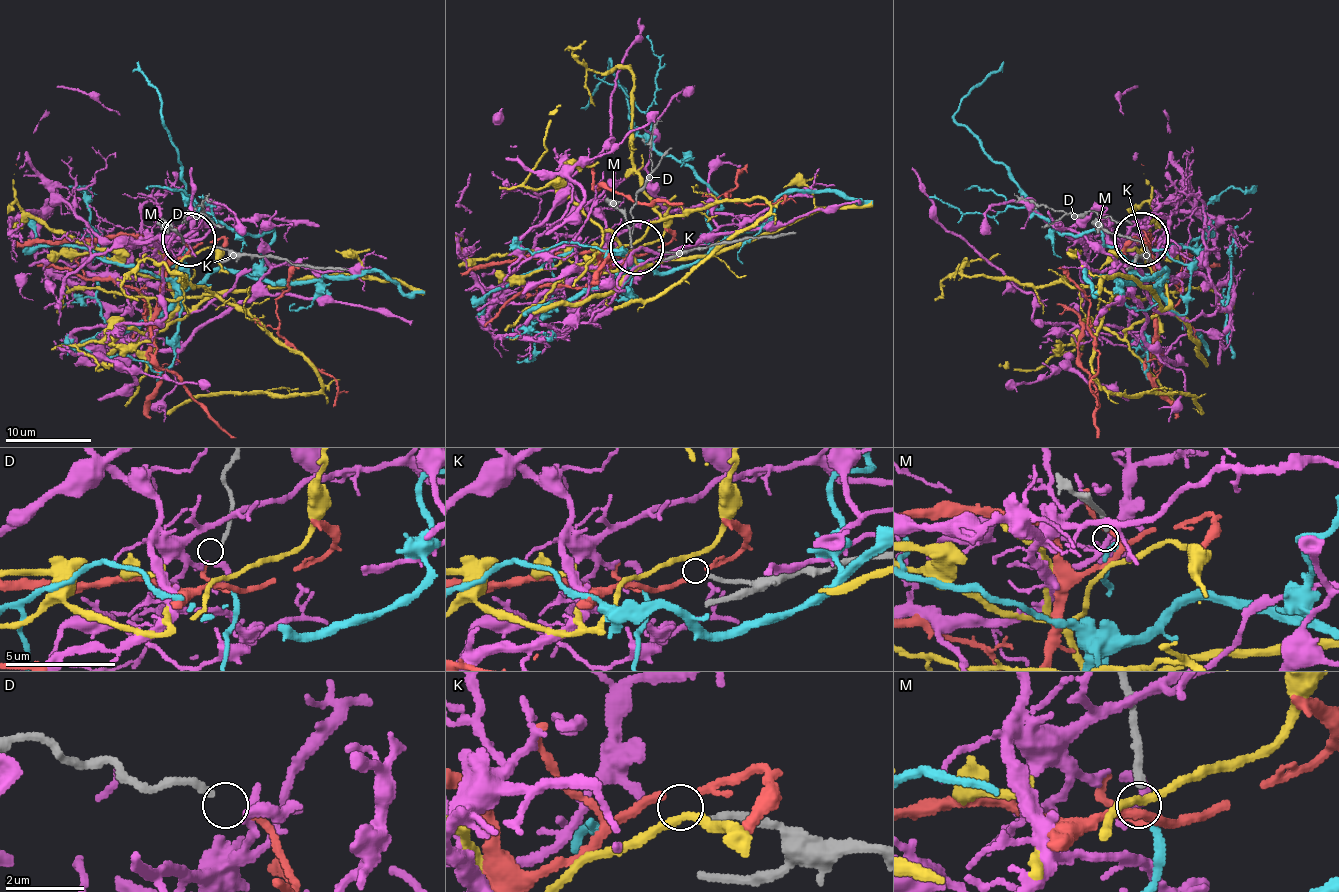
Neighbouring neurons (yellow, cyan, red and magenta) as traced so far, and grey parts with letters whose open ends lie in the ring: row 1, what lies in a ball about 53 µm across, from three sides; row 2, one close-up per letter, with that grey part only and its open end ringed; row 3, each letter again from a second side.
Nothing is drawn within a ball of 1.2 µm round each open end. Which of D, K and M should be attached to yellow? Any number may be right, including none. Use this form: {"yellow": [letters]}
{"yellow": []}

